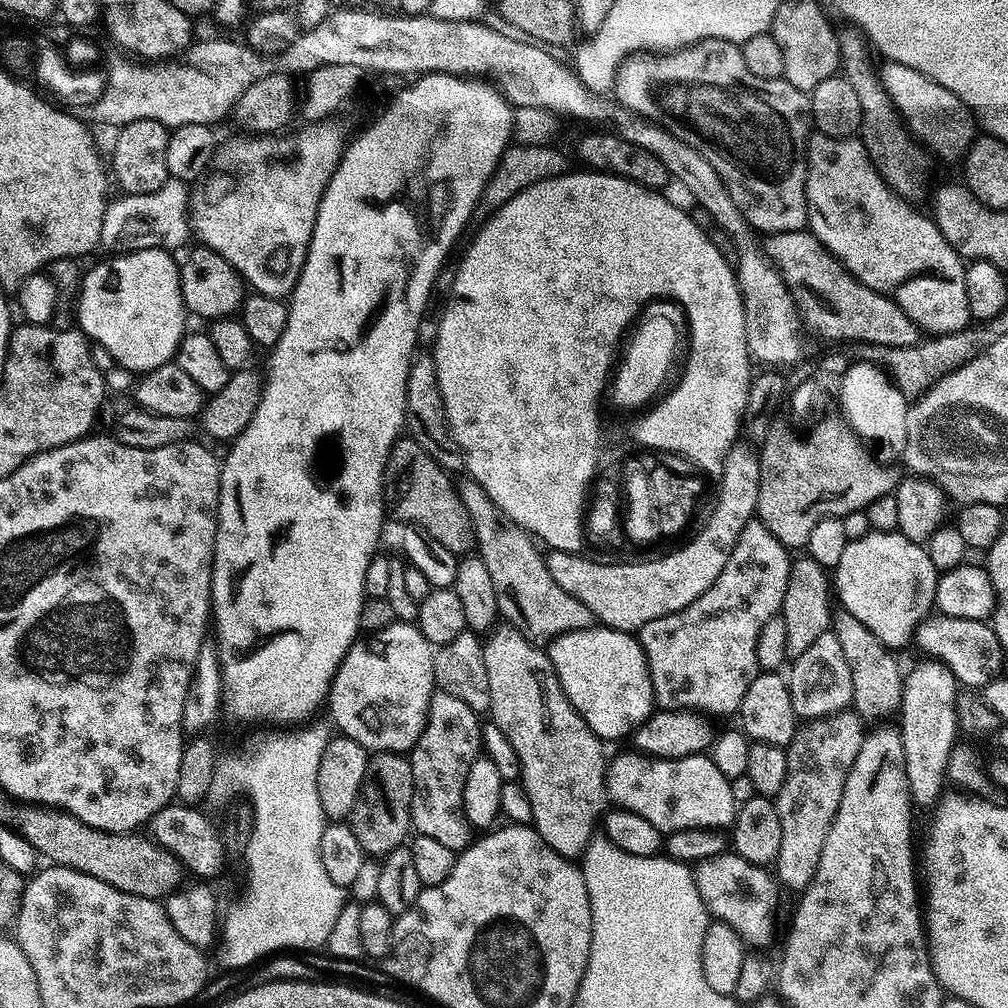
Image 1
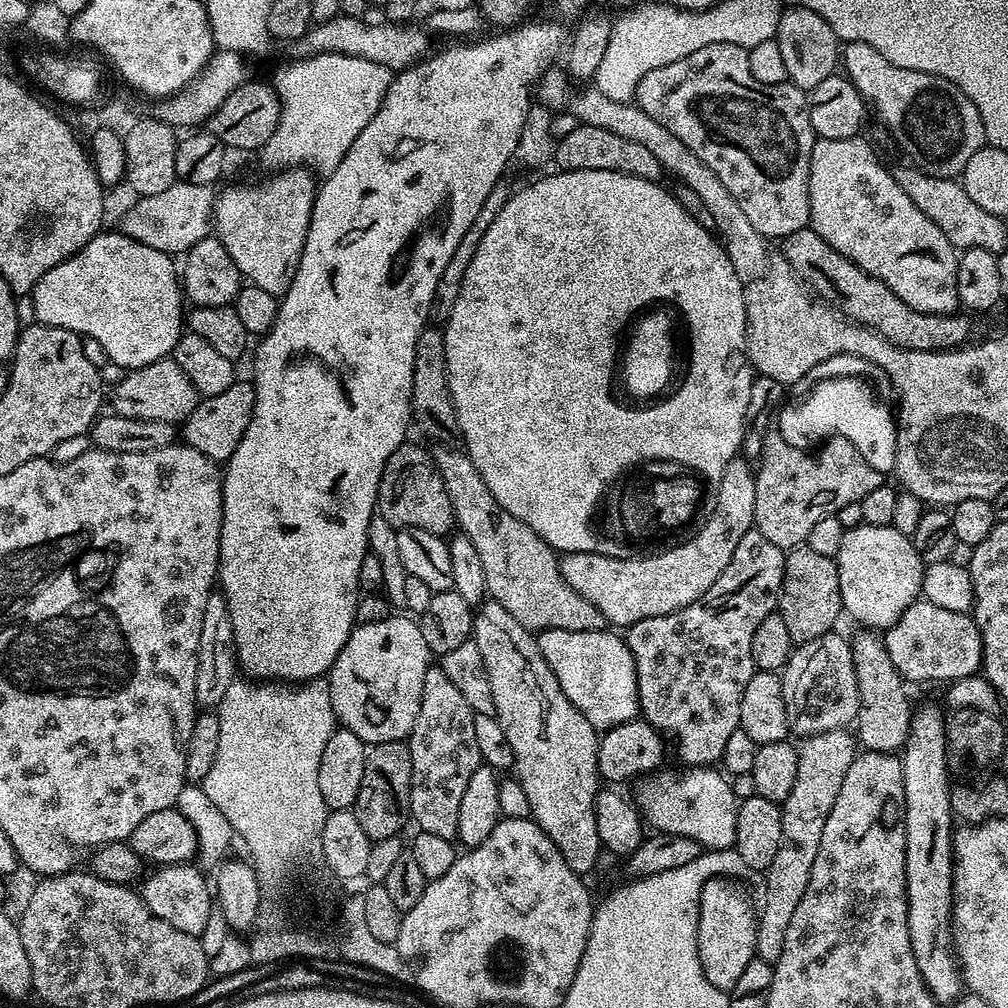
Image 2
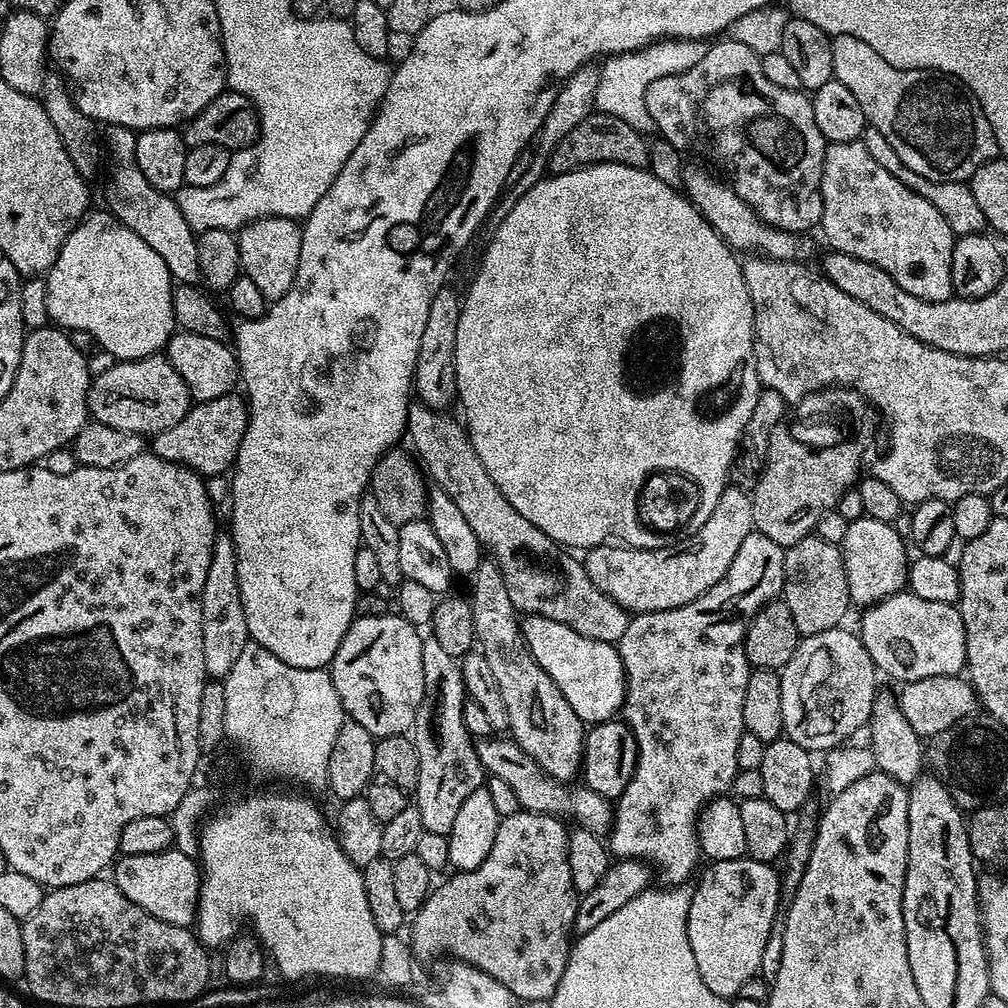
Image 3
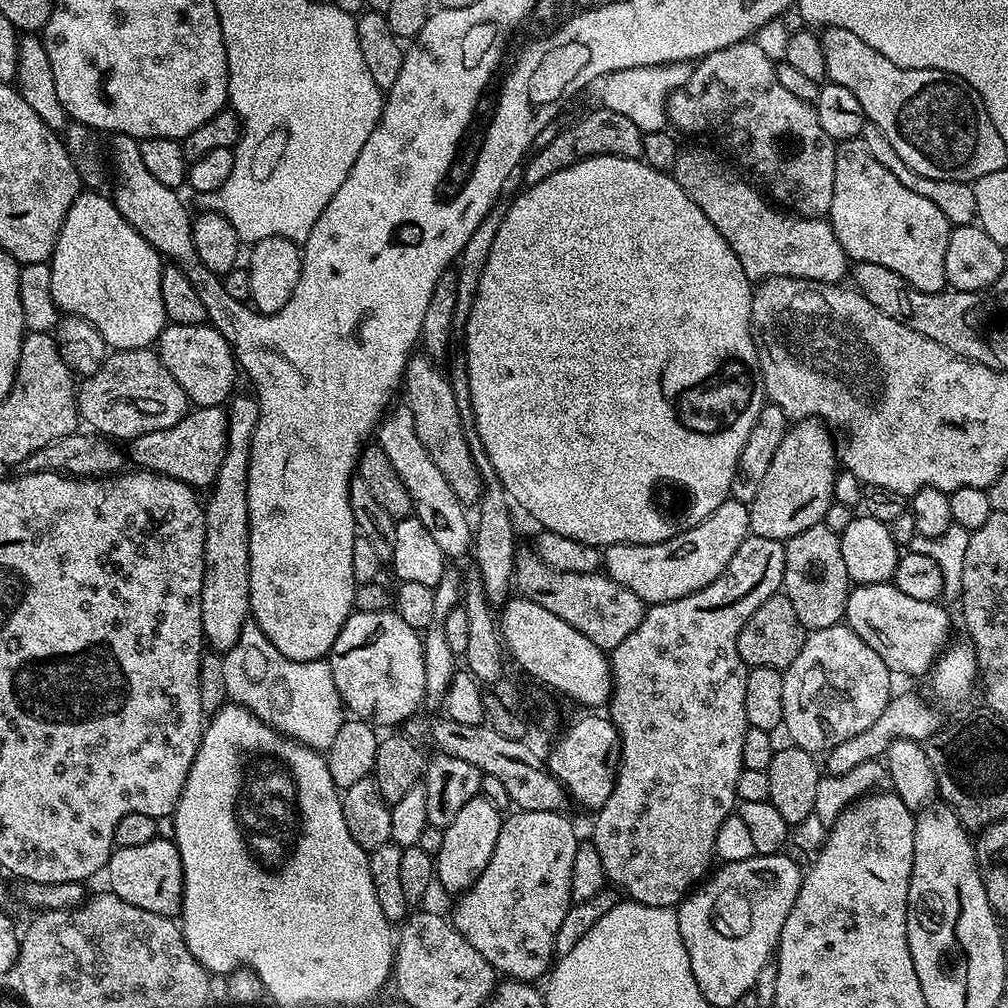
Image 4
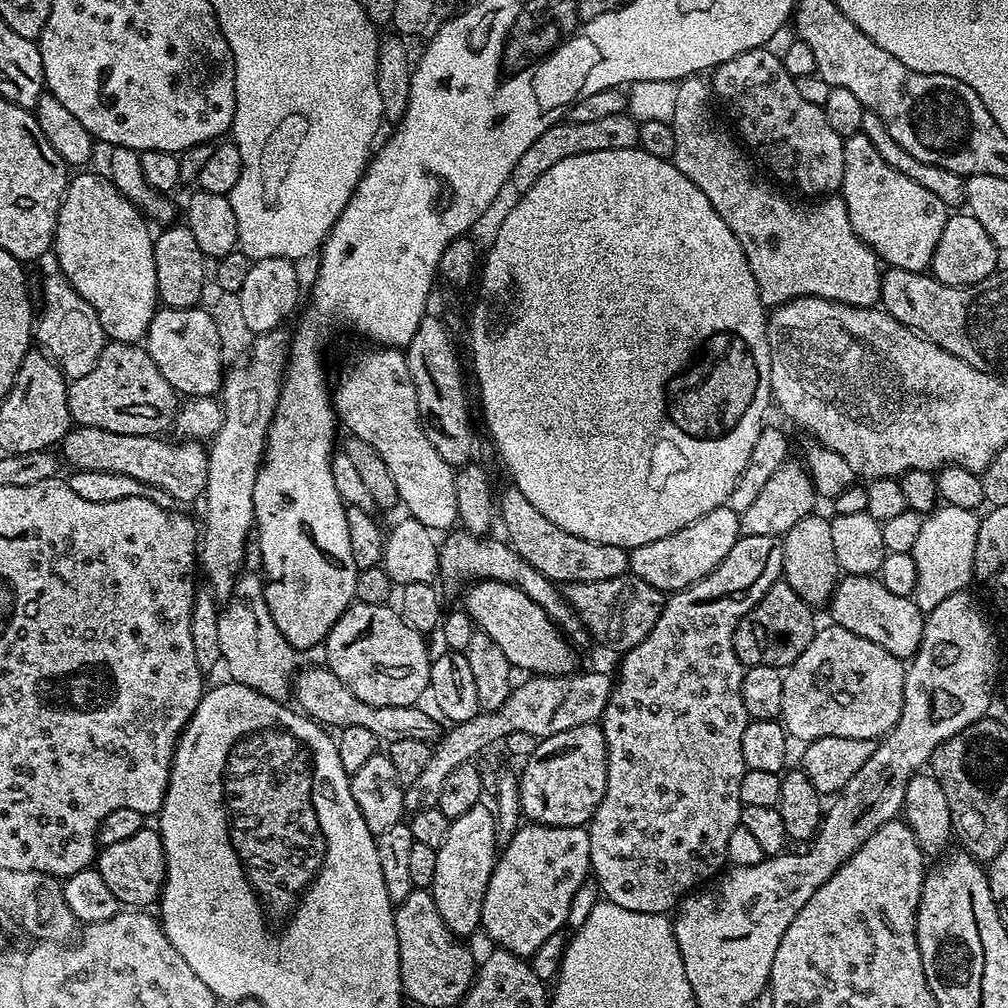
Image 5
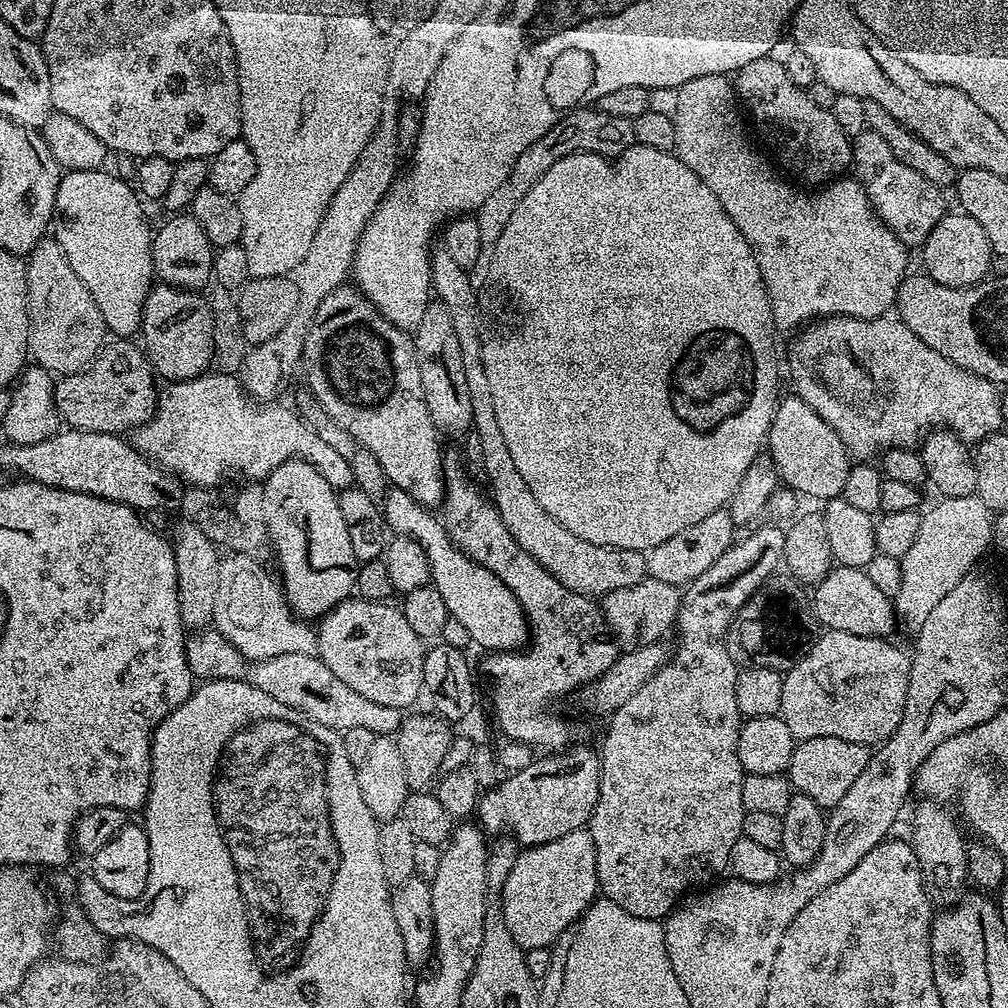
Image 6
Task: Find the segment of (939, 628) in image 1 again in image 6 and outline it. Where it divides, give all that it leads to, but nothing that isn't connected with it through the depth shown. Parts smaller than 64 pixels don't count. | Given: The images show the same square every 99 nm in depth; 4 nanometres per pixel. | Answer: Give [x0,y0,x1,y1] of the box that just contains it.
[810,567,898,638]

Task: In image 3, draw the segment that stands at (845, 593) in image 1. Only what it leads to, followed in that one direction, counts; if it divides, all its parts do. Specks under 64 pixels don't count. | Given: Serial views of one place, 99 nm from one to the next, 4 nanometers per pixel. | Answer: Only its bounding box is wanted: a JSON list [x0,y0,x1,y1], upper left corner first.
[842,515,910,605]

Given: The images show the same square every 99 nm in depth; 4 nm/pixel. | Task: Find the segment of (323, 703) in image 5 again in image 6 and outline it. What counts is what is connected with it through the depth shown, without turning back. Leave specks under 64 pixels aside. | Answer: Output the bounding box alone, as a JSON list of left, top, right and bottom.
[186,626,401,736]

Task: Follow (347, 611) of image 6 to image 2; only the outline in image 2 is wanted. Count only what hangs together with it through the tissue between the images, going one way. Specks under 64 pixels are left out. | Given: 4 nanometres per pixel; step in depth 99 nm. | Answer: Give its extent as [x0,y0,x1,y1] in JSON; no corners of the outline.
[326,614,430,746]

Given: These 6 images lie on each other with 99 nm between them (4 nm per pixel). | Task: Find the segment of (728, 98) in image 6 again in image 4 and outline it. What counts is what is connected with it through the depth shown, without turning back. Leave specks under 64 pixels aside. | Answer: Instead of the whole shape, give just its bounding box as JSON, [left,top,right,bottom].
[670,147,849,284]

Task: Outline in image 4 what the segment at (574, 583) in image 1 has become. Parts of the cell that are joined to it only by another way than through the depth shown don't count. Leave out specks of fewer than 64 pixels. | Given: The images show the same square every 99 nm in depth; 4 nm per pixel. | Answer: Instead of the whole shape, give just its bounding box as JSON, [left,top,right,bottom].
[602,498,750,606]

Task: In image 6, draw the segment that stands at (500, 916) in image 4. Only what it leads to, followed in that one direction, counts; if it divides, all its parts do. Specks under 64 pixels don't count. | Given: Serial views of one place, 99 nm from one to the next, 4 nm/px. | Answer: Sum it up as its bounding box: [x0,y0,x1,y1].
[498,828,597,948]

